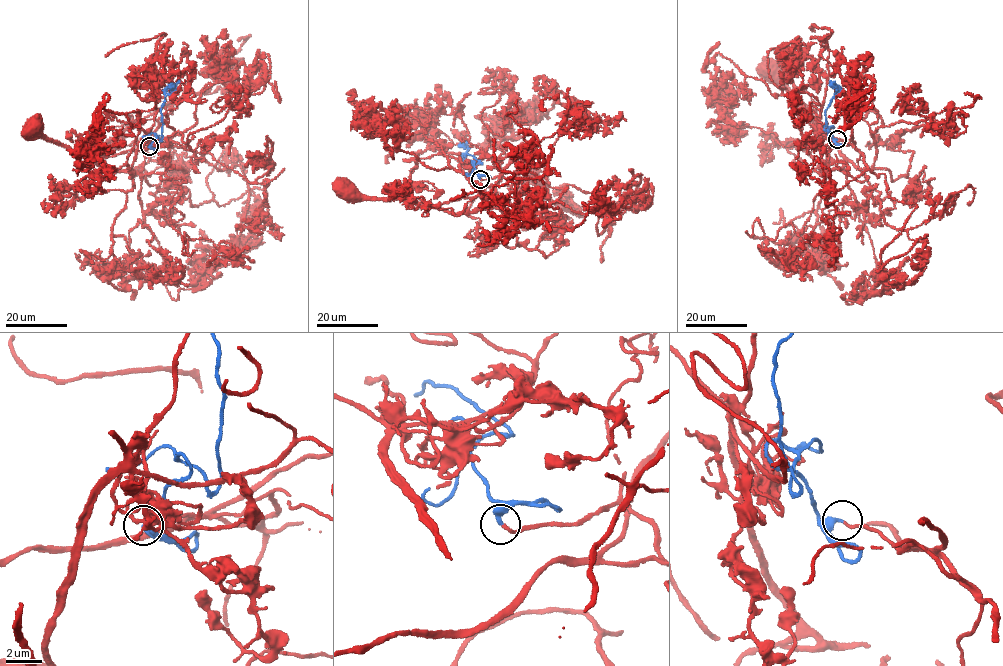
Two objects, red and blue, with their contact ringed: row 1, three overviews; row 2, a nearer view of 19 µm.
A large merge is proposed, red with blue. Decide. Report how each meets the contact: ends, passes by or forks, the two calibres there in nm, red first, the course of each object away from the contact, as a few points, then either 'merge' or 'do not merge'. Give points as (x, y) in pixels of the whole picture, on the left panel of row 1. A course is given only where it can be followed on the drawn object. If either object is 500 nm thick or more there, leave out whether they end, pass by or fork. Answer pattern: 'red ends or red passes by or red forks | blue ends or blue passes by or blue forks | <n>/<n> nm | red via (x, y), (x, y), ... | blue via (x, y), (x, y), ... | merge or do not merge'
red ends | blue ends | 150/320 nm | red via (149, 146), (88, 157), (41, 138), (36, 129), (31, 128) | blue via (149, 146), (155, 133), (162, 139), (160, 109), (164, 98), (175, 88), (168, 84) | merge

